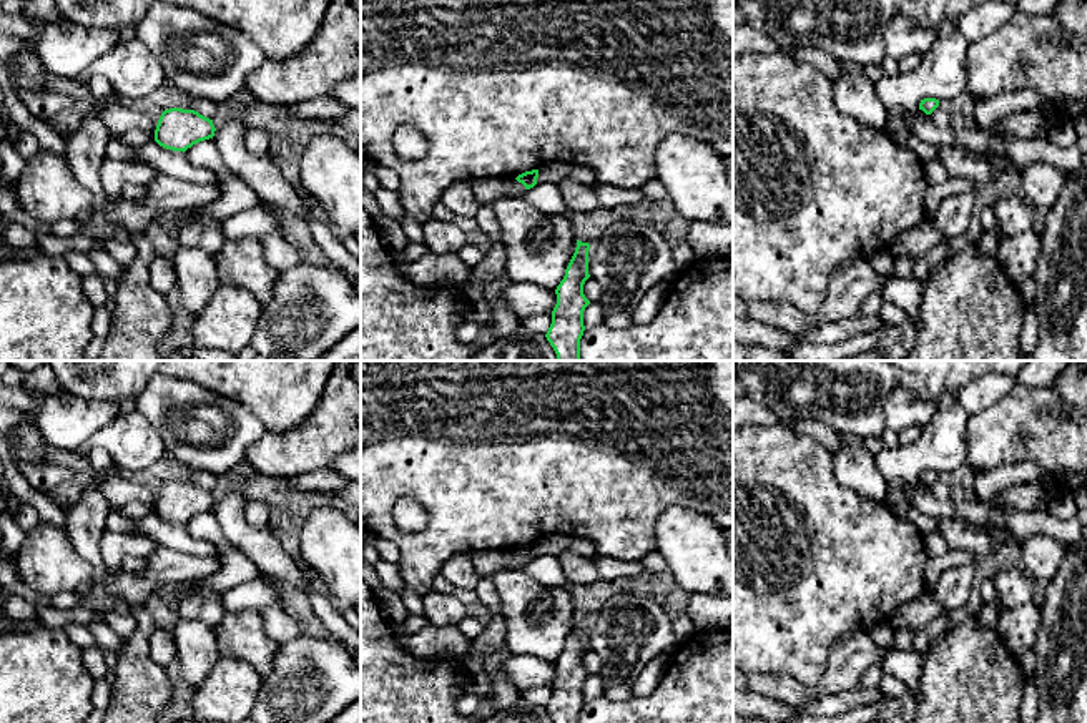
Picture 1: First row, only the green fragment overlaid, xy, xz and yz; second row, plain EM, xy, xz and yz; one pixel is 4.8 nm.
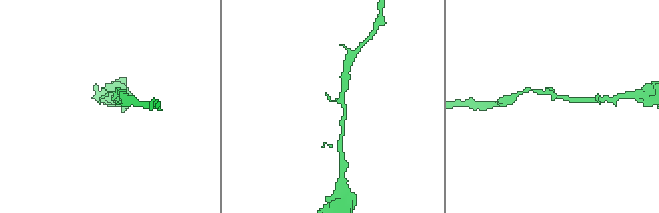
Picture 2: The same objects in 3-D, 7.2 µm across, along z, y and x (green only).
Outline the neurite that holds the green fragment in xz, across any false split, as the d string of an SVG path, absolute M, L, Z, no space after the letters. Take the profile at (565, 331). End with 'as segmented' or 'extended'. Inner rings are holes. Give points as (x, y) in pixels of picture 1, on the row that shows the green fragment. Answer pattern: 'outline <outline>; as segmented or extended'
outline M577 239L577 248L565 269L565 276L555 289L557 304L552 311L552 324L545 337L553 347L557 361L582 361L583 311L590 304L583 294L583 284L590 278L588 249L588 243Z; as segmented

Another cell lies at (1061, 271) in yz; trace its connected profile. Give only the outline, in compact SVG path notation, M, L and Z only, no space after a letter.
M1087 155L1080 170L1067 178L1055 204L1042 214L1045 228L1034 274L1039 341L1032 361L1087 361Z

